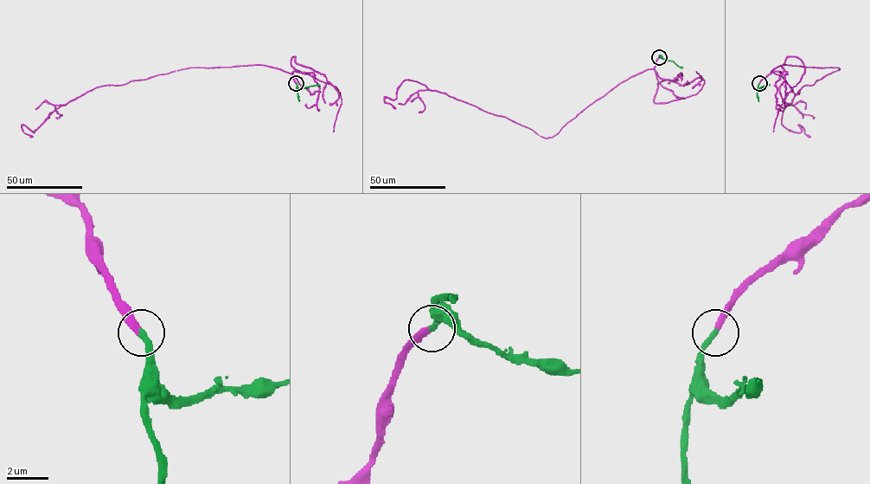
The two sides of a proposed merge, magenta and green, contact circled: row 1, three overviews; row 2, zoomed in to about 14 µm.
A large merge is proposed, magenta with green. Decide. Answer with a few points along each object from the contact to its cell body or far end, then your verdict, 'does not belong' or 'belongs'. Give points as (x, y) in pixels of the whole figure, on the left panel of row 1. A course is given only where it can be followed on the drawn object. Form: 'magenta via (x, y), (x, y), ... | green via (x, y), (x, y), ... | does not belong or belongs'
magenta via (296, 83), (290, 73), (260, 64), (186, 67), (91, 89), (59, 106), (34, 132), (22, 125), (33, 137) | green via (296, 83), (299, 88), (319, 85) | belongs

